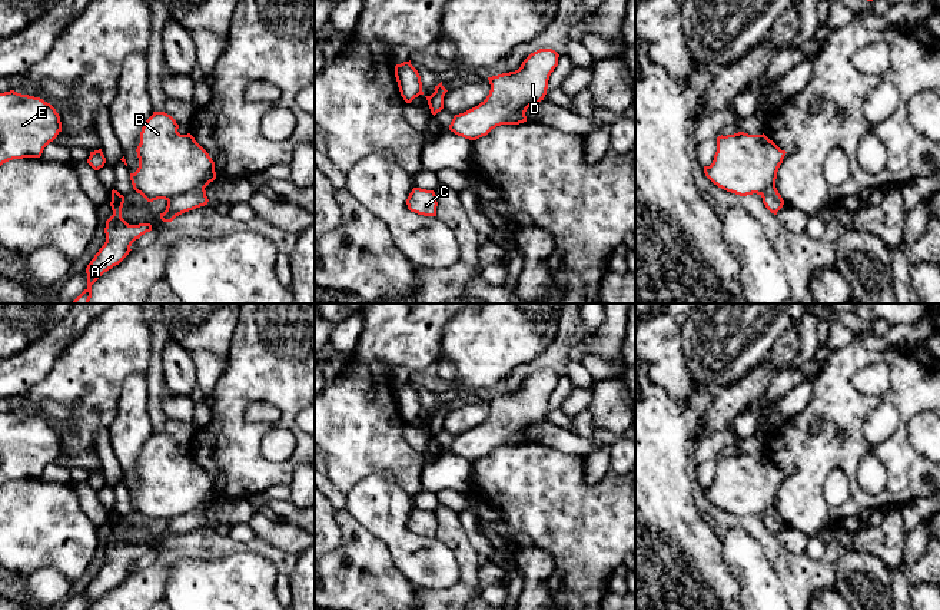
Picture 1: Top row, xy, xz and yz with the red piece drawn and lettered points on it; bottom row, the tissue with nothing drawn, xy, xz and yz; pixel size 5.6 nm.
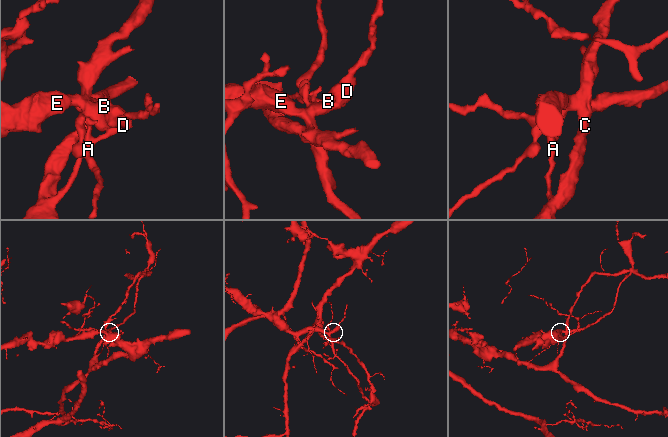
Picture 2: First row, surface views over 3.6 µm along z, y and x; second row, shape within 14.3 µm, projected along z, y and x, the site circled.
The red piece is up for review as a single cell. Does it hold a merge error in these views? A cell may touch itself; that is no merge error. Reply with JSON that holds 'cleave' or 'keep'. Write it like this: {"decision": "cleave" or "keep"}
{"decision": "cleave"}

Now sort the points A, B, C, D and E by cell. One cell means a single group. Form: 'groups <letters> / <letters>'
groups A C / B D E

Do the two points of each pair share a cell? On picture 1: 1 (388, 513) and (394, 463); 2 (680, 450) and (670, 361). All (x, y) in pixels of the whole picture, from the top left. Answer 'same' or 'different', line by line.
1: different
2: different

